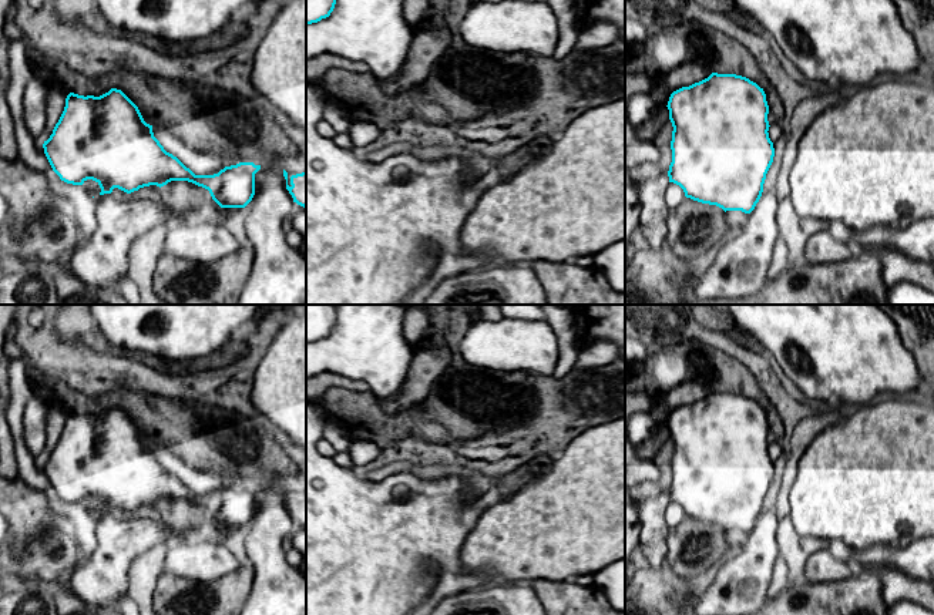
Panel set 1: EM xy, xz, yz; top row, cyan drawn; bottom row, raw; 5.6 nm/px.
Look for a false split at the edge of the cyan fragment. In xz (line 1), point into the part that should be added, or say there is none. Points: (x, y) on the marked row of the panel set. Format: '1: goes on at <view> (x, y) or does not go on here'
1: does not go on here

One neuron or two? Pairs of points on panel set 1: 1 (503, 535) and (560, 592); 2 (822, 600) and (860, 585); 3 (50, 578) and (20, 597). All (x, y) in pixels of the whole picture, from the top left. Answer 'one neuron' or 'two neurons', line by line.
1: two neurons
2: one neuron
3: two neurons

